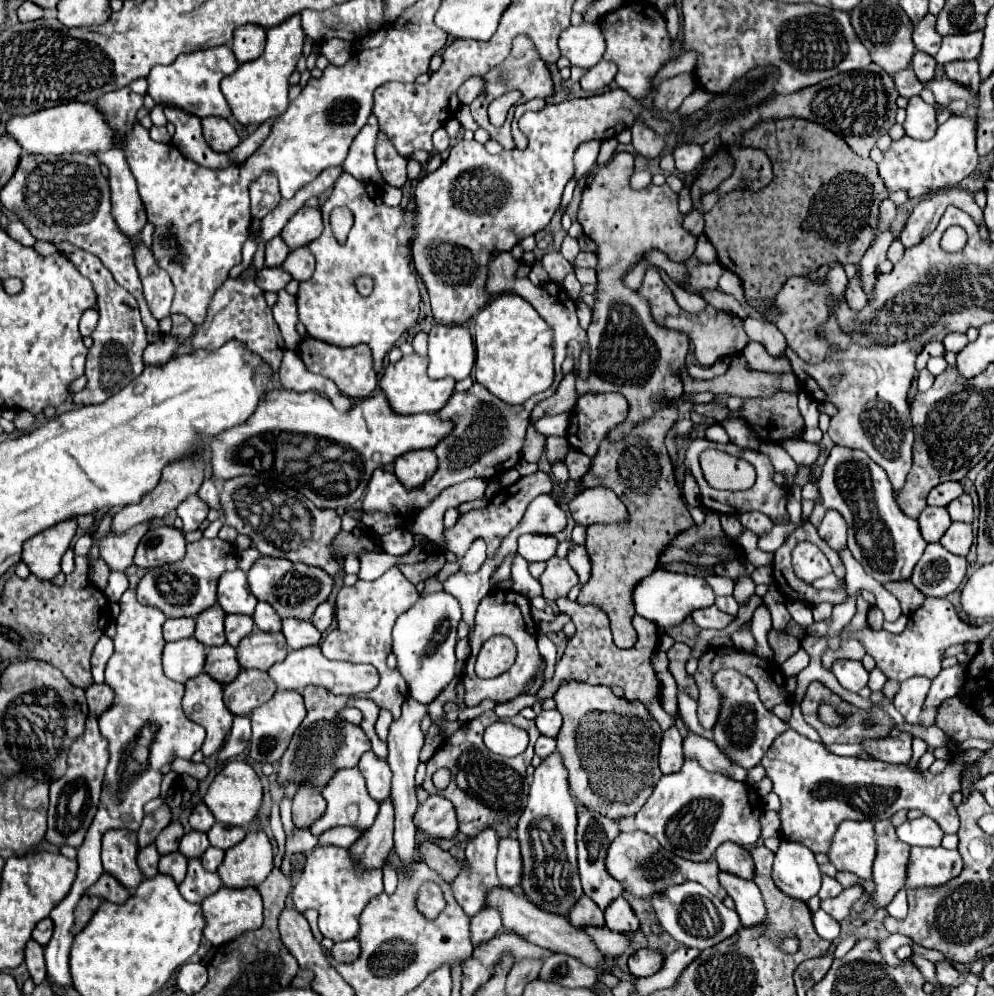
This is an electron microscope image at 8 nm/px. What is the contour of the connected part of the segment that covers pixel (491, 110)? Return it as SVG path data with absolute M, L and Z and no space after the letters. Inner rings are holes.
M506 92L504 96L500 96L500 98L496 98L490 106L488 106L488 116L490 116L490 122L494 124L494 126L502 126L504 124L504 120L506 120L506 114L514 104L518 104L518 100L520 100L520 92Z

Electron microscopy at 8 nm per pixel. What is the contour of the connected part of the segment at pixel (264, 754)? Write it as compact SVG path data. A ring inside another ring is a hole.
M278 690L266 704L258 706L252 714L252 740L250 740L250 756L256 762L270 762L276 764L282 758L282 752L290 744L290 736L300 726L300 722L306 716L306 708L302 702L300 692L294 690Z

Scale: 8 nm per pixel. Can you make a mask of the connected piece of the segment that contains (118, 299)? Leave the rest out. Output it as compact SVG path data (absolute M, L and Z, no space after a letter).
M56 244L56 246L62 250L62 254L68 260L72 260L76 264L76 268L82 272L82 276L86 276L92 282L92 286L98 294L96 308L100 312L100 322L98 322L96 330L92 332L94 344L90 346L88 358L86 358L88 386L82 392L74 394L74 402L78 406L98 404L98 402L104 402L106 398L110 398L112 394L116 394L118 390L122 390L126 384L130 384L130 380L134 380L142 372L142 368L144 368L142 352L148 346L146 328L142 324L134 296L130 292L126 292L112 278L112 274L104 268L104 264L94 254L82 252L80 248L74 248L70 244Z

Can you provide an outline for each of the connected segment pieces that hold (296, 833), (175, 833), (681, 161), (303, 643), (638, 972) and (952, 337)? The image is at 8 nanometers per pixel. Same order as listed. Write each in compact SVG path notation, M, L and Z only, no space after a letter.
M284 798L280 802L280 818L286 834L285 857L280 866L288 877L291 877L291 856L297 852L311 854L318 844L319 836L314 836L307 829L297 828L292 821L292 802Z
M170 822L170 824L160 832L160 836L158 836L158 840L156 840L154 844L156 844L158 852L160 852L162 856L166 856L166 854L178 850L178 842L180 842L182 836L184 836L182 824L180 824L180 822Z
M695 143L683 144L674 150L674 160L676 168L682 172L692 172L696 164L704 159L702 147Z
M294 618L282 620L282 632L284 632L286 642L292 650L306 648L306 646L316 646L316 644L320 644L320 638L322 638L322 634L314 628L312 622L294 620Z
M640 948L628 958L628 968L634 978L644 978L658 972L662 968L662 962L664 962L664 956L658 950Z
M950 332L950 334L944 338L944 346L946 346L946 350L950 350L950 352L960 352L966 344L968 344L968 338L966 338L966 334L962 334L962 332Z

